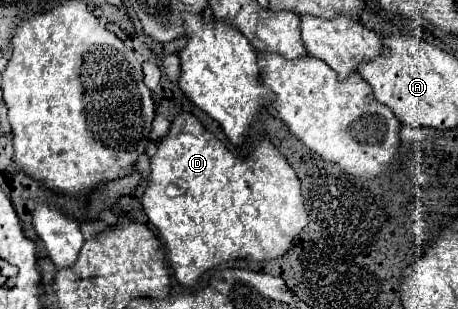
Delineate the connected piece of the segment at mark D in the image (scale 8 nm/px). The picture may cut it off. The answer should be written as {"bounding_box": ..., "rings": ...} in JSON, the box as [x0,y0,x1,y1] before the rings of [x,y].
{"bounding_box":[143,114,309,288],"rings":[[[179,114],[169,134],[157,144],[157,154],[151,158],[151,184],[143,194],[143,208],[161,236],[175,278],[185,288],[193,288],[199,276],[229,260],[263,262],[285,256],[299,232],[309,224],[301,180],[265,136],[255,140],[249,156],[231,154],[193,114]]]}

